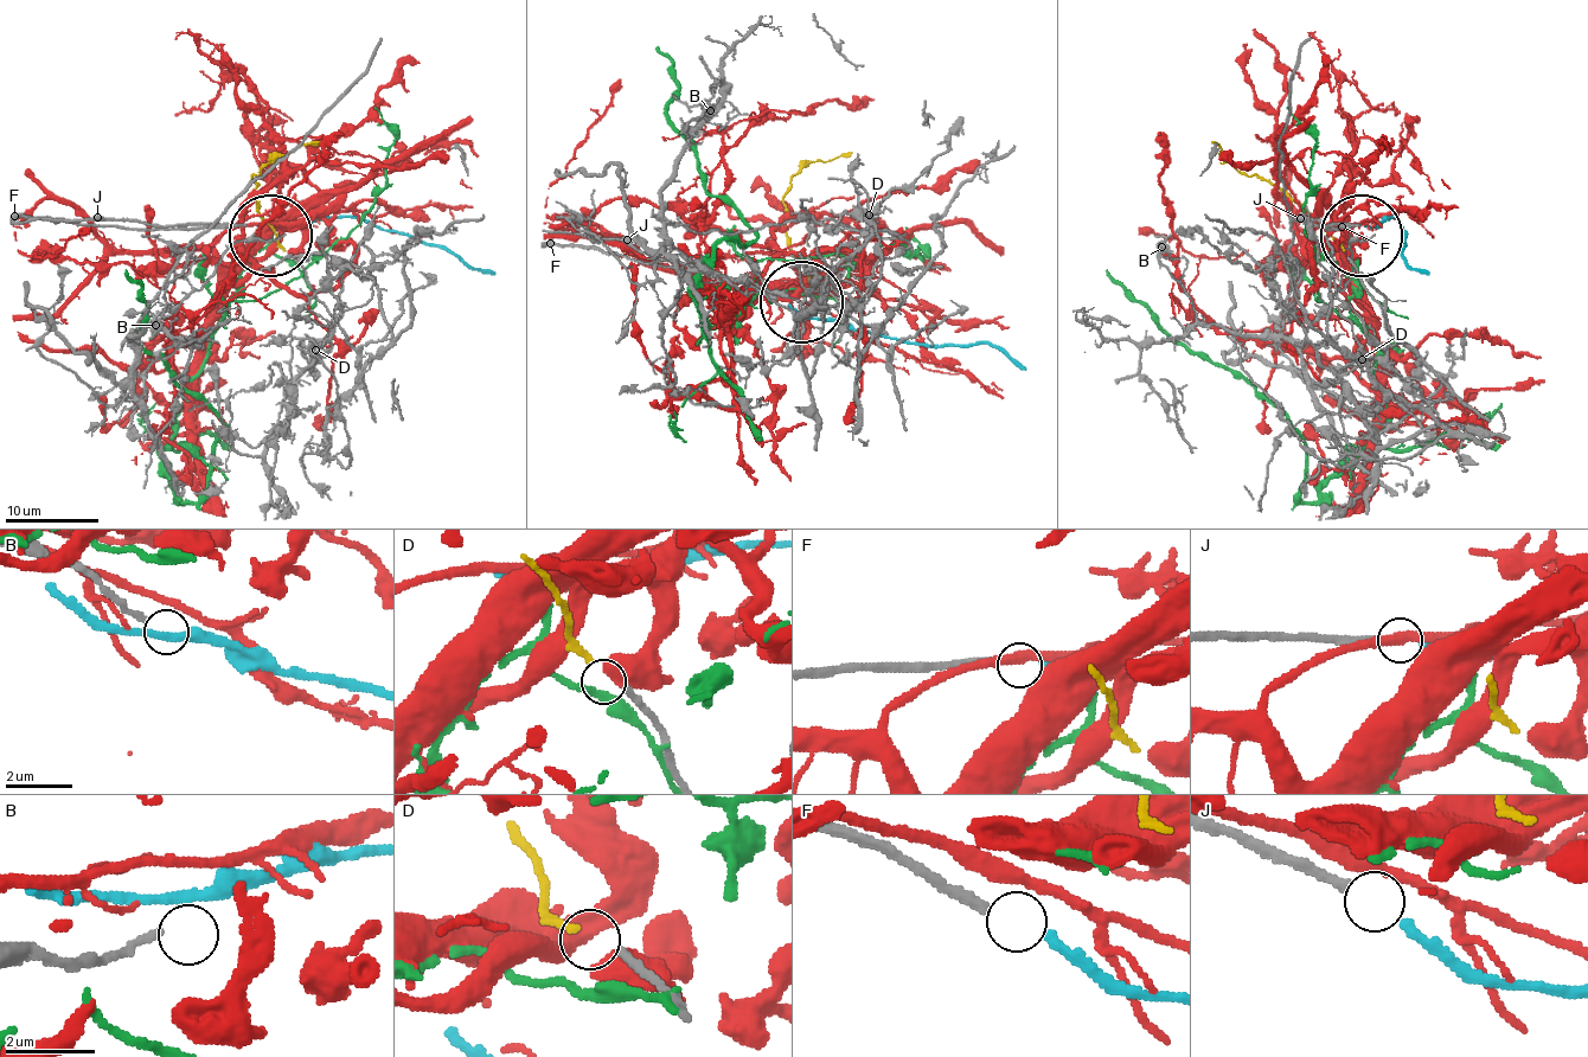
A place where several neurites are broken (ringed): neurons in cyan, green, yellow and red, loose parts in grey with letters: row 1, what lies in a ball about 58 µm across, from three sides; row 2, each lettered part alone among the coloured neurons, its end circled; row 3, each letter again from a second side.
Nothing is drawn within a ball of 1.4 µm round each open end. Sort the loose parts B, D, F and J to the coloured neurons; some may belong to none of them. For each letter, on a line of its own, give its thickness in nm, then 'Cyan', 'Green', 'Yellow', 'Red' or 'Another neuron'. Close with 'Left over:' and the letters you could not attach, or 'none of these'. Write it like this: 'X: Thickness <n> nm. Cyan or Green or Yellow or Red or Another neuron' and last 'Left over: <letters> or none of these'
B: Thickness 150 nm. Another neuron
D: Thickness 200 nm. Yellow
F: Thickness 240 nm. Another neuron
J: Thickness 240 nm. Cyan
Left over: B, F

